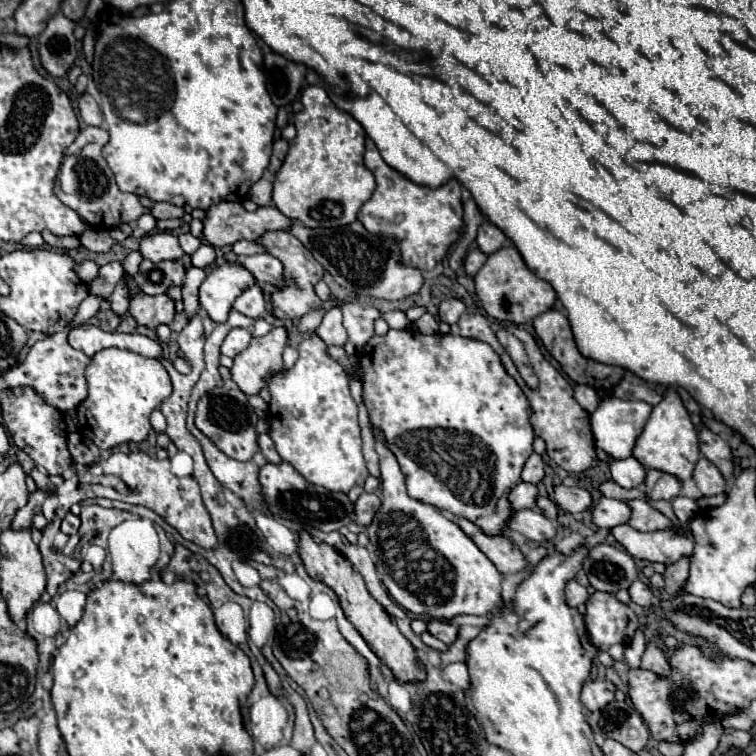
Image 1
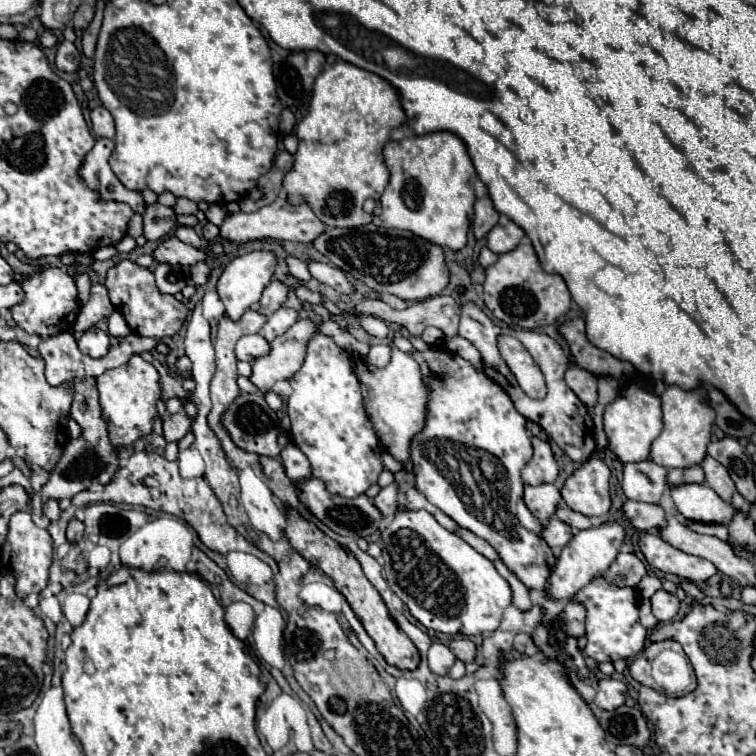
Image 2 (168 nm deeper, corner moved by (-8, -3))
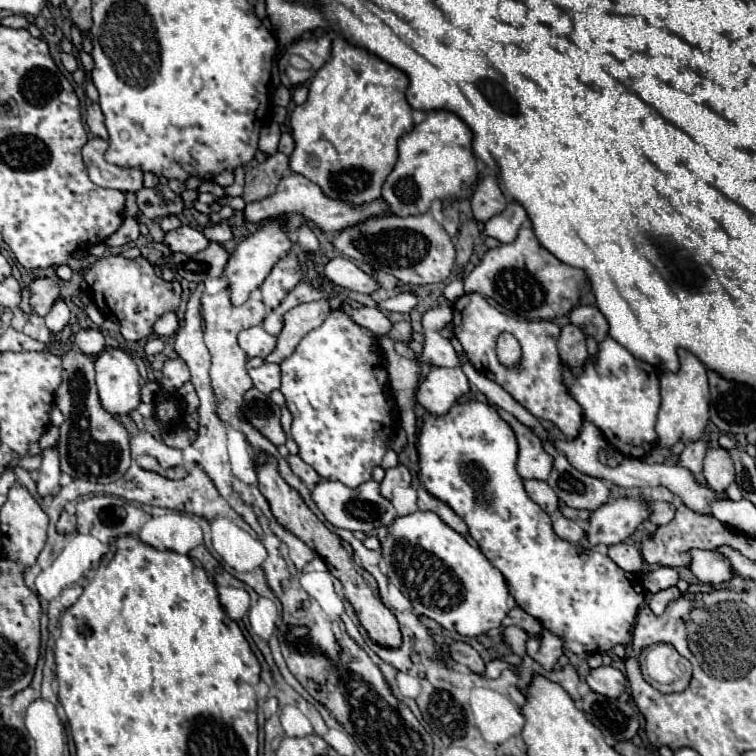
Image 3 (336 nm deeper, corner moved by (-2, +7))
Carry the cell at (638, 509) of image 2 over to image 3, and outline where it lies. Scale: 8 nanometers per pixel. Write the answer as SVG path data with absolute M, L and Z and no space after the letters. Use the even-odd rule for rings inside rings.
M647 501L647 509L649 509L649 521L655 525L667 525L675 515L675 507L665 501Z

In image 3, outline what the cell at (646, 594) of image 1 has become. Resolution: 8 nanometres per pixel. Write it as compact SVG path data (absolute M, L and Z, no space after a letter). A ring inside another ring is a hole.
M669 587L669 589L663 589L659 593L655 593L651 599L649 599L649 607L655 615L661 615L665 611L665 607L669 605L669 601L673 599L679 599L681 597L681 591L677 587Z

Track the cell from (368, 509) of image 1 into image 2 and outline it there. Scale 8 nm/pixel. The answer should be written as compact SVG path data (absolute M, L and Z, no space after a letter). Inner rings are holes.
M391 483L379 491L379 495L373 499L375 507L383 513L383 517L393 517L395 511L399 509L399 499L397 499L397 483Z

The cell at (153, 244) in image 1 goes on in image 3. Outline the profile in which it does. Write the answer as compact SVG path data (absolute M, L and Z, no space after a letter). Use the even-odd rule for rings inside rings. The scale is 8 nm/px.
M183 225L181 229L173 229L173 231L165 233L163 243L173 253L181 251L181 253L193 255L193 253L199 253L201 249L205 249L209 245L209 239L201 231Z

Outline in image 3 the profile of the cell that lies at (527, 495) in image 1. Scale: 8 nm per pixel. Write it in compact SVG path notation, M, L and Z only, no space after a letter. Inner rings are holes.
M527 479L525 481L525 491L527 495L545 511L545 513L553 513L559 505L557 505L557 495L553 493L553 489L547 485L547 481L539 481L539 479Z

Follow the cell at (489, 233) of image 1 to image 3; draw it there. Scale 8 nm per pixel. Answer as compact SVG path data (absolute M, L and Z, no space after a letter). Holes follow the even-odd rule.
M511 201L511 203L507 203L507 207L499 215L491 217L485 223L483 233L485 233L485 237L493 237L493 239L497 239L501 243L511 243L517 237L519 227L525 221L527 221L525 209L519 203Z

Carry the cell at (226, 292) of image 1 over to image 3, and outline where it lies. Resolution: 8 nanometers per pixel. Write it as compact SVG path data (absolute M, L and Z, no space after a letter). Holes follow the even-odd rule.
M271 221L267 223L263 229L259 229L257 233L249 235L247 239L243 239L235 251L231 253L229 261L227 261L227 267L223 271L223 277L229 281L229 293L231 293L231 305L241 305L247 301L249 293L255 291L263 281L265 277L269 275L271 267L289 253L291 249L291 241L285 233L285 227L281 227L279 221Z

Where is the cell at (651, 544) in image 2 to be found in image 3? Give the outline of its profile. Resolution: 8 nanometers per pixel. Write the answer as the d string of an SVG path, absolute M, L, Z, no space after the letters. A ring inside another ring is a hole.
M691 549L691 563L689 571L701 581L701 583L725 583L733 577L733 571L729 569L729 561L717 551L705 551L705 549Z

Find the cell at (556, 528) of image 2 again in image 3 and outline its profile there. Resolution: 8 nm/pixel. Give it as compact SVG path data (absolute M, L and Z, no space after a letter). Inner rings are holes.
M559 517L557 521L553 521L553 531L565 539L565 541L571 541L571 543L581 543L585 539L585 531L571 519L567 517Z

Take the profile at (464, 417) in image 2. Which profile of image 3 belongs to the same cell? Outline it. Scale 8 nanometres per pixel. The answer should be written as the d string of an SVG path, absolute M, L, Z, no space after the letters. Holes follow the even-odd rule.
M469 391L459 397L445 415L425 413L417 453L423 487L433 497L447 503L467 523L469 533L479 543L483 555L507 579L509 591L521 609L537 617L549 631L561 635L565 645L583 657L589 653L607 653L619 643L631 643L637 609L645 601L641 579L637 581L637 589L633 589L635 577L627 577L627 573L609 561L607 555L583 549L581 545L571 545L553 533L549 515L531 501L523 489L523 479L515 471L517 437L493 405L477 401L475 391Z

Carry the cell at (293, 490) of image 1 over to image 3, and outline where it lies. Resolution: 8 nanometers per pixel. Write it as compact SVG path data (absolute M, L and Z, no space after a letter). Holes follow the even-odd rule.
M323 479L311 489L311 497L331 525L341 527L341 529L349 529L349 531L359 529L363 533L371 533L373 529L377 529L381 525L389 525L397 517L391 501L381 497L377 481L367 481L367 483L351 489L351 487L341 485L339 481Z

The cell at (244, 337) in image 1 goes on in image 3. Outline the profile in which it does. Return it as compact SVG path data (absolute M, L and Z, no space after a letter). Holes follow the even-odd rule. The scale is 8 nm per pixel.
M257 325L257 327L243 329L237 335L237 341L239 341L239 347L245 351L247 357L265 357L273 351L277 337L269 335L261 325Z

